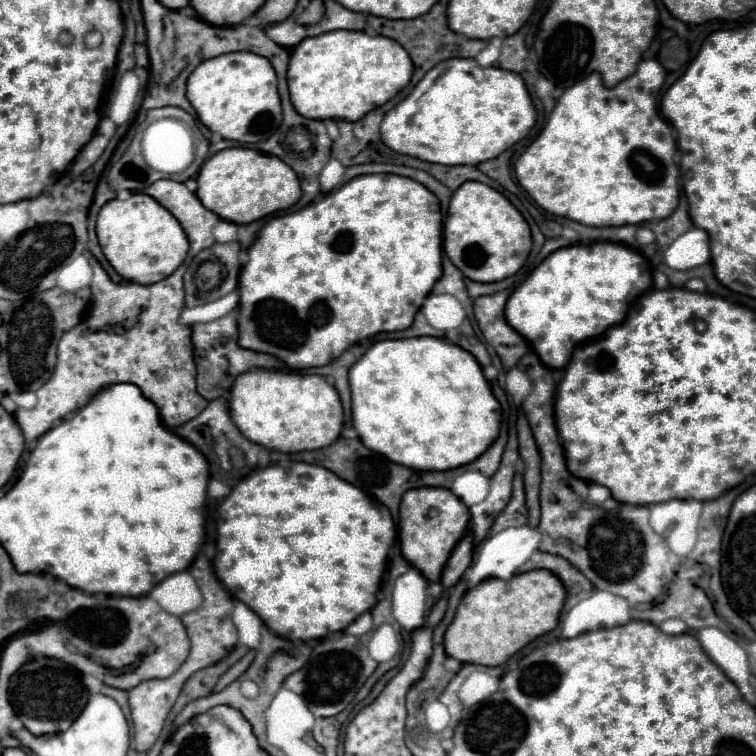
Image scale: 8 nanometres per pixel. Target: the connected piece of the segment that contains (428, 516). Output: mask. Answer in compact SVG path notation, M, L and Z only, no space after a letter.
M427 487L407 491L399 505L399 543L403 557L429 581L437 583L453 547L467 531L469 519L469 509L449 489Z

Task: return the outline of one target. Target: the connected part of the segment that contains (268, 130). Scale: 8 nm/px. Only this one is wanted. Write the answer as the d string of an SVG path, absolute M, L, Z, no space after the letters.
M225 53L213 59L203 61L187 79L187 99L197 111L199 121L213 133L219 133L223 139L239 143L259 143L269 139L281 125L281 99L277 93L277 77L271 63L265 57L255 53Z

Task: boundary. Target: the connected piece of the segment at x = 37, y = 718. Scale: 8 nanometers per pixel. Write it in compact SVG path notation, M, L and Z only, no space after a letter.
M37 657L19 667L17 673L11 677L9 699L23 725L33 735L45 735L45 733L67 731L71 723L79 717L79 713L85 709L89 701L89 691L83 685L81 673L71 665L59 659Z

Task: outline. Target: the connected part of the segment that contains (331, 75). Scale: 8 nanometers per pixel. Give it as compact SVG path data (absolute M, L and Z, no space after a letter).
M335 31L307 37L307 41L293 49L287 83L291 103L299 115L319 121L343 119L353 123L405 89L411 75L413 63L397 41L363 31Z

